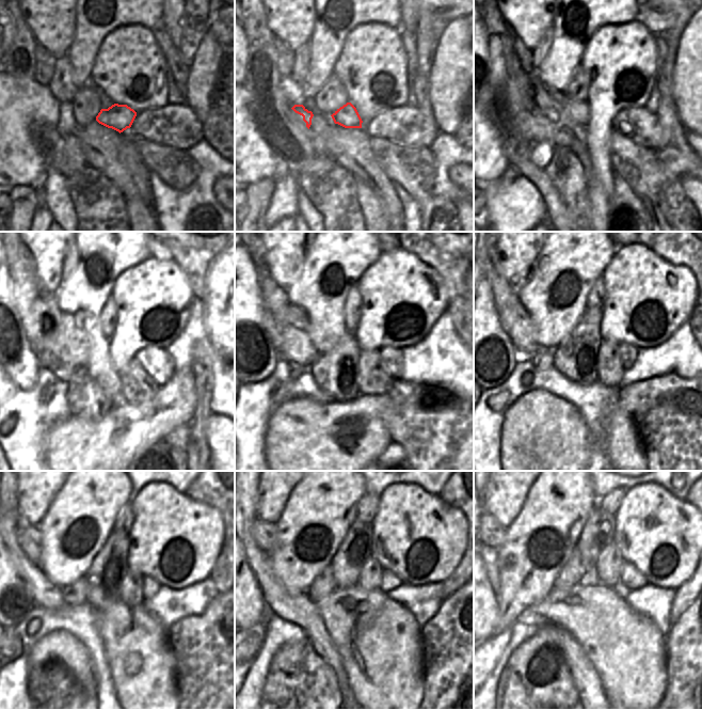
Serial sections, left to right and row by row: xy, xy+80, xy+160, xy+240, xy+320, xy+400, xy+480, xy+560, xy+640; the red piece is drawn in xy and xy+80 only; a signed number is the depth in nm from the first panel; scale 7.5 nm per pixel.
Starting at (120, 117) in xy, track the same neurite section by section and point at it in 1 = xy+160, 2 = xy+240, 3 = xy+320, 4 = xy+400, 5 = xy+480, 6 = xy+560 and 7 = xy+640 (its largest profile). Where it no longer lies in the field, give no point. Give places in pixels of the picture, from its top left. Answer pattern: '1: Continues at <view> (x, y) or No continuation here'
1: Continues at xy+160 (557, 106)
2: Continues at xy+240 (75, 346)
3: Continues at xy+320 (297, 346)
4: Continues at xy+400 (521, 333)
5: Continues at xy+480 (28, 536)
6: Continues at xy+560 (264, 533)
7: Continues at xy+640 (495, 533).

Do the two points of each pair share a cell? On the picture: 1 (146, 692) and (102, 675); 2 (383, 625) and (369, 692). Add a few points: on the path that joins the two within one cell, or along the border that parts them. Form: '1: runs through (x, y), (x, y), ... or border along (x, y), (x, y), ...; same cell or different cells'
1: border along (105, 653), (114, 694), (117, 698); different cells
2: runs through (382, 642), (382, 675); same cell

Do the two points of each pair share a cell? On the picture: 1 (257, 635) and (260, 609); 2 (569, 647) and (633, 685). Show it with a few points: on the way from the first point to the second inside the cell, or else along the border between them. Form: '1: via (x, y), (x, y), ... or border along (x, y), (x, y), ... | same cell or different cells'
1: border along (267, 614), (264, 614), (245, 629) | different cells
2: border along (574, 637), (596, 672), (600, 681) | different cells

